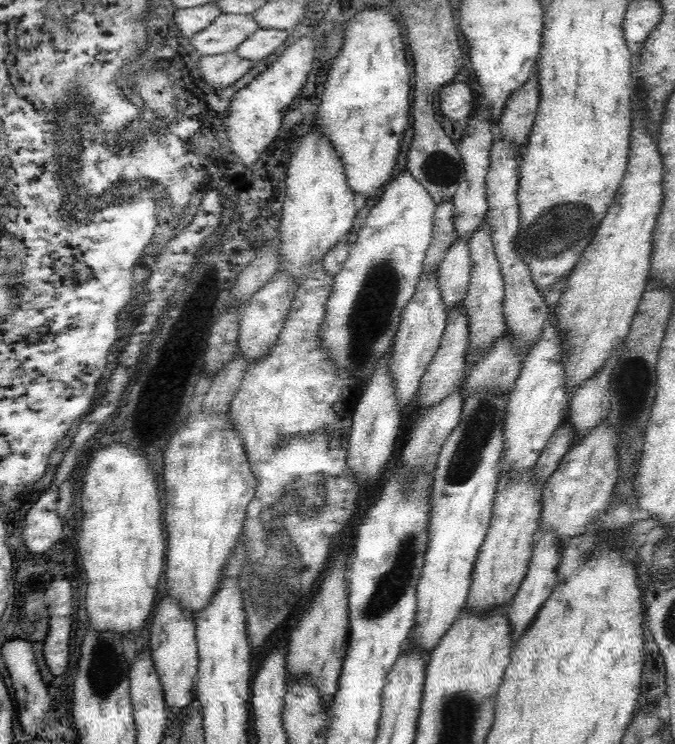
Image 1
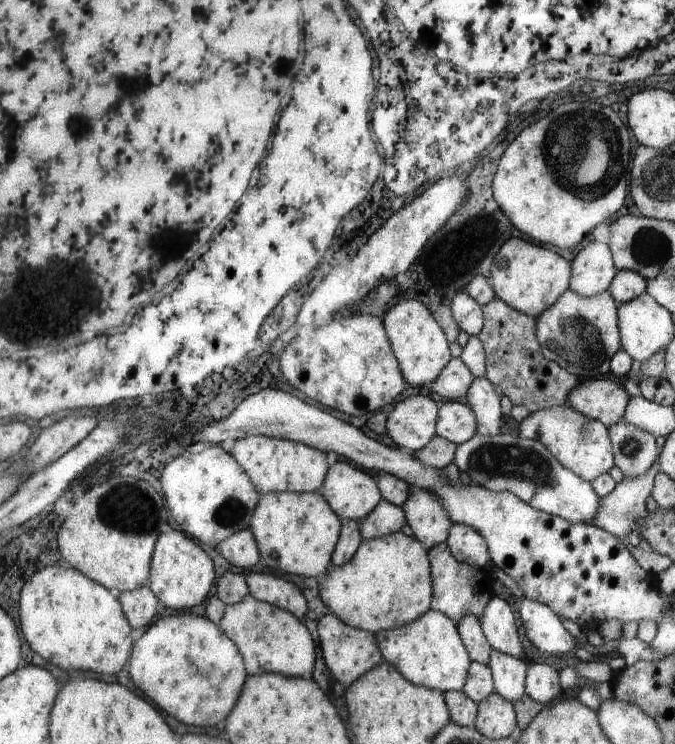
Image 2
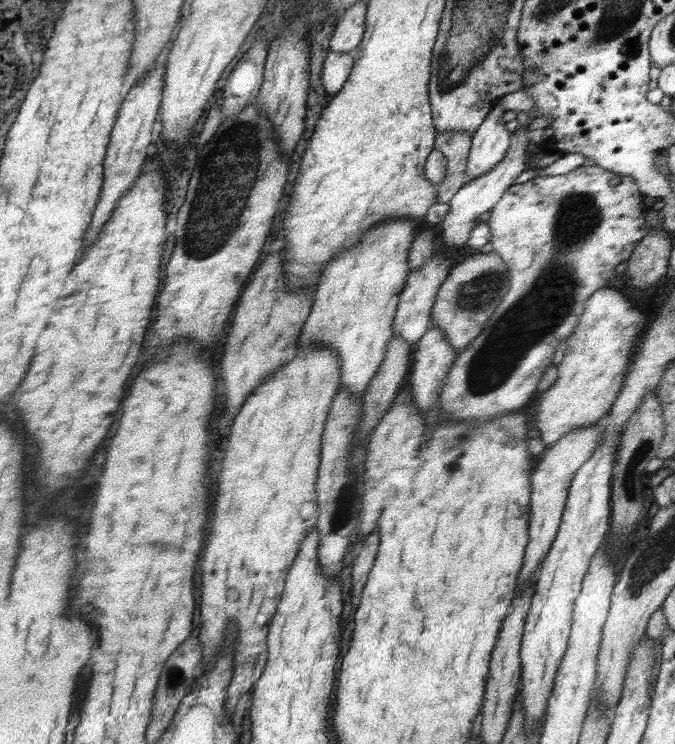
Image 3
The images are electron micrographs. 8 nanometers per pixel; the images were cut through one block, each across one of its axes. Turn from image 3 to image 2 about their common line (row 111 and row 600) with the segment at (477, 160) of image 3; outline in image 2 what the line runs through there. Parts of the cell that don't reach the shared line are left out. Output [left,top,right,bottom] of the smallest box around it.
[480,596,526,658]

